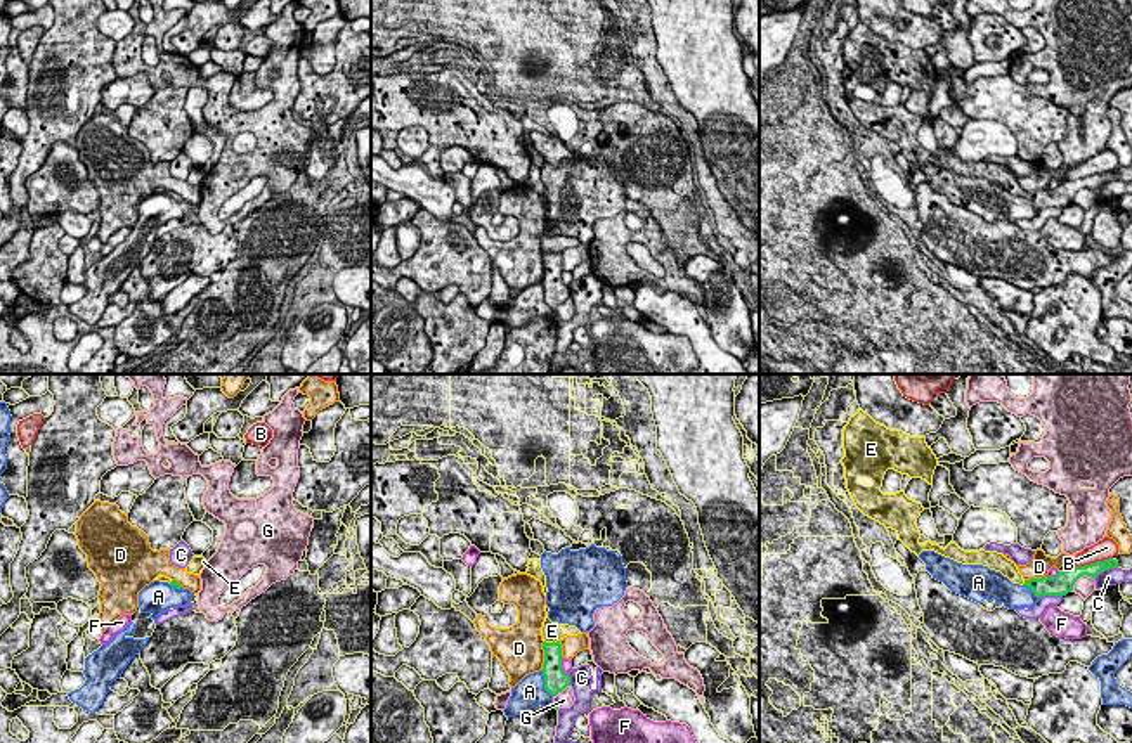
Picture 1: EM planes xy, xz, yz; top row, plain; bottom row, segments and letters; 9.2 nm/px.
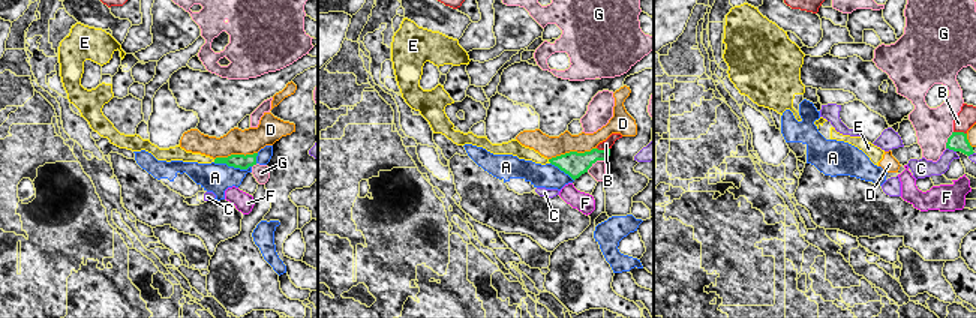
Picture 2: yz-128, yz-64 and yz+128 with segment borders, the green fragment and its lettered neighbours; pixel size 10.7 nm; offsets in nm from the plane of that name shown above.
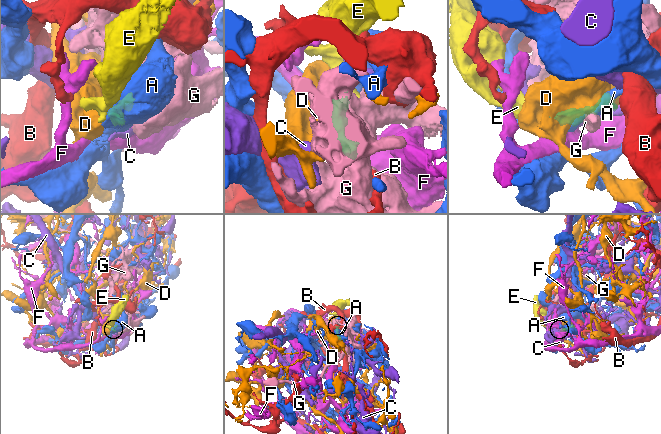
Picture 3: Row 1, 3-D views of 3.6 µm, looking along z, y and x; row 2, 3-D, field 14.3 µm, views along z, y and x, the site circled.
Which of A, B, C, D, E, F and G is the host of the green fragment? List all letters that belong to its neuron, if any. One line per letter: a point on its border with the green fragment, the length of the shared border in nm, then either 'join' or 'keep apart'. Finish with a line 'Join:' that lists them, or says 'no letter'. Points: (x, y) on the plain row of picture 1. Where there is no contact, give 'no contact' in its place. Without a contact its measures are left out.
A: xz (545, 297) | 280 nm | keep apart
B: yz (1092, 175) | 360 nm | keep apart
C: yz (1105, 180) | 260 nm | keep apart
D: xz (545, 267) | 280 nm | keep apart
E: xz (553, 253) | 140 nm | join
F: xz (560, 279) | 170 nm | keep apart
G: yz (1080, 187) | 240 nm | keep apart
Join: E

